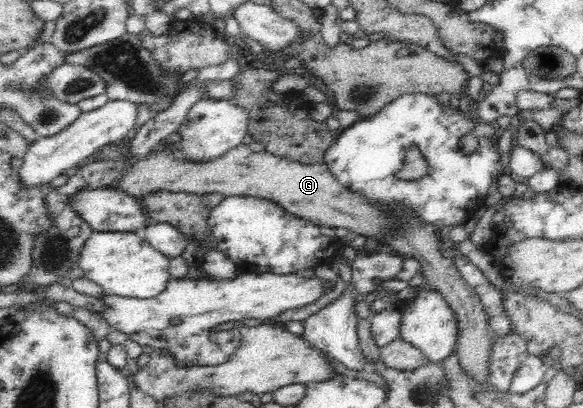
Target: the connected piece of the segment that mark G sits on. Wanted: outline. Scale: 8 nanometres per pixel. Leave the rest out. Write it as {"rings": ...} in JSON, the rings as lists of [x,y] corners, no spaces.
{"rings":[[[240,144],[230,148],[224,155],[211,159],[210,163],[198,163],[188,158],[178,158],[178,150],[165,147],[162,151],[149,153],[142,159],[132,162],[121,177],[120,185],[115,187],[127,195],[142,199],[147,194],[158,191],[195,194],[222,193],[224,197],[254,196],[268,199],[288,213],[307,219],[320,227],[345,227],[352,235],[382,240],[387,249],[403,257],[413,257],[420,262],[424,284],[422,289],[436,290],[452,308],[457,319],[458,339],[456,354],[472,384],[488,385],[491,336],[489,317],[476,294],[474,287],[468,285],[456,269],[453,258],[442,256],[439,249],[440,238],[436,235],[440,228],[427,225],[409,207],[397,207],[395,203],[373,203],[362,194],[354,194],[330,173],[328,166],[320,162],[304,165],[263,150],[254,152],[248,145]]]}

